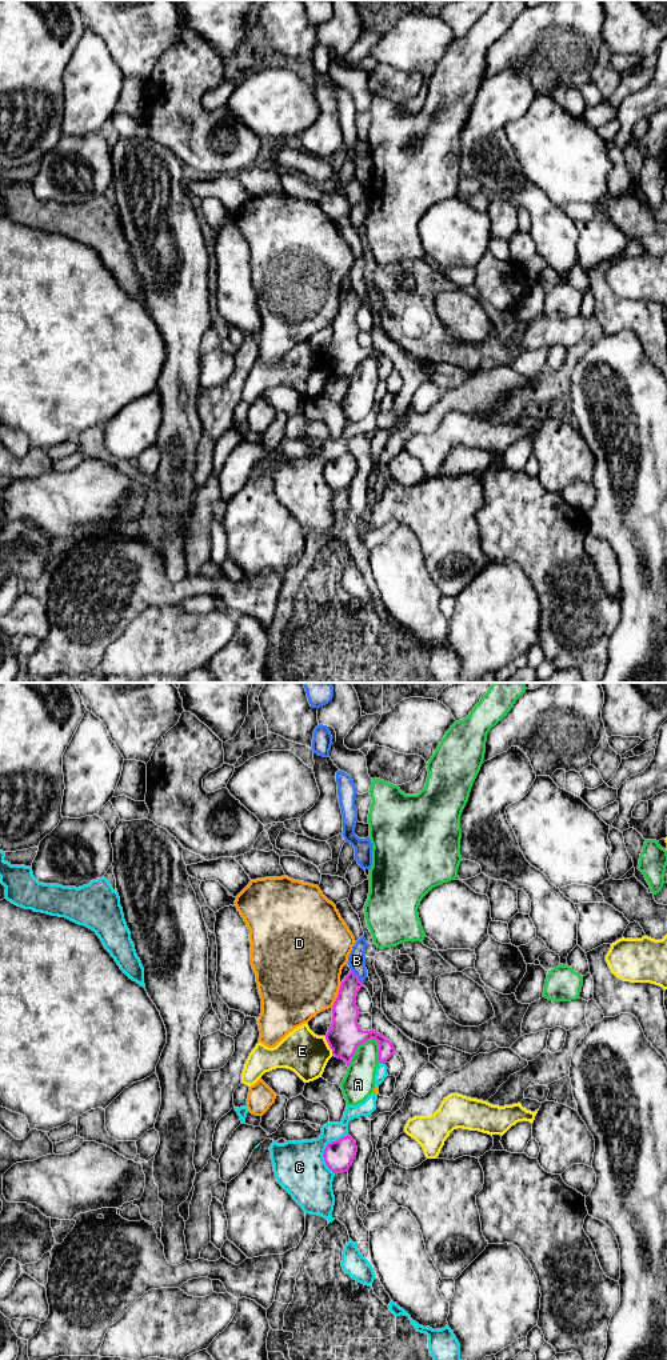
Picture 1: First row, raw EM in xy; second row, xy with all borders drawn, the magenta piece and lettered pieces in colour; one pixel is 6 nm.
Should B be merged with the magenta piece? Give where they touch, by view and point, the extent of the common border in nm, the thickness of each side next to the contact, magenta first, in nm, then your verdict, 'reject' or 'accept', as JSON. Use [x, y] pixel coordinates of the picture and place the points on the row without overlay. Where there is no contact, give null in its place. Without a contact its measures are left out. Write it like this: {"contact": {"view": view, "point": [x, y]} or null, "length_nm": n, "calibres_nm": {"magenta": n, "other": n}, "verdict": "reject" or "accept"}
{"contact": {"view": "xy", "point": [356, 294]}, "length_nm": 110, "calibres_nm": {"magenta": 160, "other": 110}, "verdict": "reject"}

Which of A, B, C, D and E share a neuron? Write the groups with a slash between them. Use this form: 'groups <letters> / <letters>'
groups A / B / C / D / E

